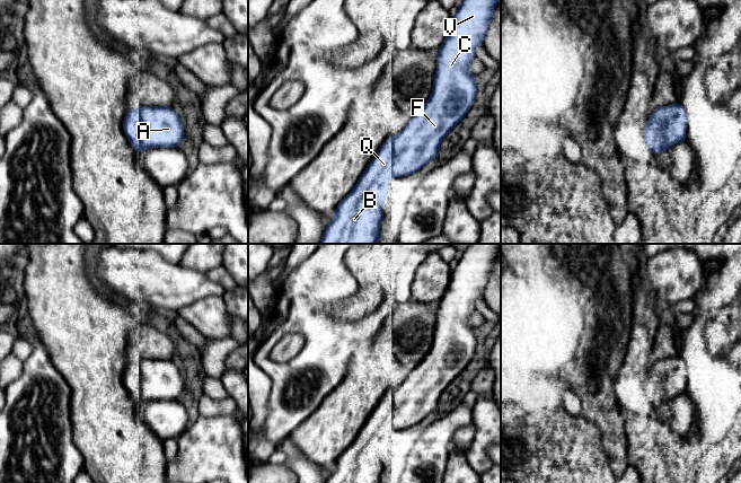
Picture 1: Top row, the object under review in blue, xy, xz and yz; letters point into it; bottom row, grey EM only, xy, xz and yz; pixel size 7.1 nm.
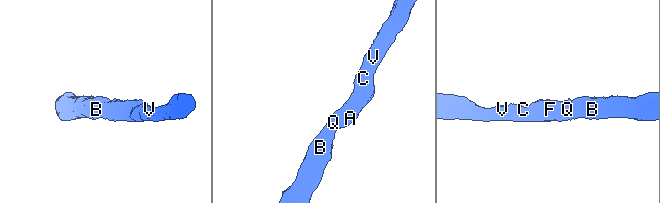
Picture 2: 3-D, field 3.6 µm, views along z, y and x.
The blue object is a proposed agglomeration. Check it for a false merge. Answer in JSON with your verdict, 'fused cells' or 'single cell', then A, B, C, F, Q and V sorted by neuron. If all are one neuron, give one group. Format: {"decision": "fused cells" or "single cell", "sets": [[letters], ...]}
{"decision": "single cell", "sets": [["A", "B", "C", "F", "Q", "V"]]}

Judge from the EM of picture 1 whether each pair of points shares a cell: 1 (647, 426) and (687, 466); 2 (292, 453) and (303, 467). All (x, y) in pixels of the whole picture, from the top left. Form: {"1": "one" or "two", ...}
{"1": "one", "2": "one"}

